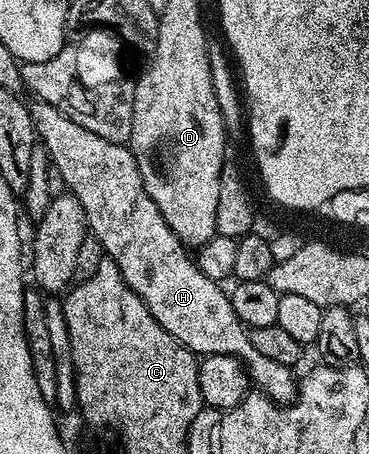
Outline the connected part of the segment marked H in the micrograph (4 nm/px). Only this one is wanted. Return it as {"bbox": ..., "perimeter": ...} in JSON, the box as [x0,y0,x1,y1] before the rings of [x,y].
{"bbox":[30,100,297,405],"perimeter":[[[34,100],[30,104],[30,117],[34,123],[36,138],[46,148],[49,163],[52,168],[63,178],[63,183],[70,194],[81,201],[81,209],[85,209],[85,217],[90,234],[94,235],[96,241],[102,245],[106,258],[112,259],[117,269],[123,274],[123,279],[140,297],[145,305],[157,317],[157,321],[170,333],[175,340],[197,357],[215,354],[227,354],[229,357],[237,358],[247,368],[250,382],[262,394],[267,395],[273,402],[280,405],[294,403],[297,394],[297,375],[290,367],[281,365],[271,358],[257,353],[253,349],[253,341],[248,328],[244,327],[242,321],[233,313],[231,296],[226,290],[222,291],[216,280],[210,279],[204,271],[200,271],[194,258],[187,259],[188,248],[169,229],[169,225],[163,217],[157,205],[153,205],[153,199],[149,193],[145,193],[145,185],[141,181],[139,166],[126,144],[106,141],[84,129],[75,121],[70,121],[59,109],[47,102]]]}

